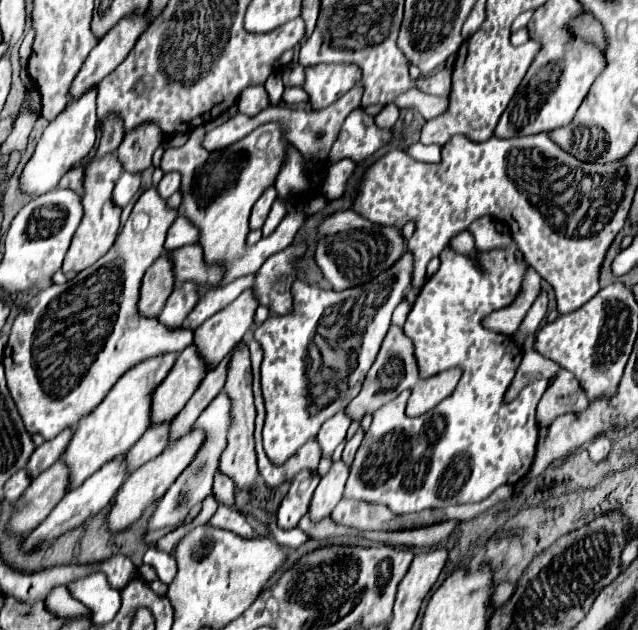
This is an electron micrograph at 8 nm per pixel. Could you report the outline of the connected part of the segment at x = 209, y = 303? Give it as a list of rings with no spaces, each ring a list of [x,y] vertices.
[[[244,276],[244,278],[238,278],[214,292],[204,294],[200,298],[200,302],[196,304],[196,308],[190,312],[190,316],[184,320],[184,328],[198,328],[204,320],[214,316],[218,310],[222,310],[224,306],[234,302],[246,288],[250,288],[252,280],[254,280],[252,276]]]

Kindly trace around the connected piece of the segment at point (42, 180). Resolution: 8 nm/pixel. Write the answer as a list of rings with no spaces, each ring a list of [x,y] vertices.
[[[92,88],[78,102],[68,104],[64,108],[64,112],[60,112],[60,116],[56,116],[56,120],[52,120],[48,124],[48,128],[44,130],[42,138],[36,144],[36,150],[34,150],[32,158],[22,168],[20,192],[40,196],[40,194],[46,194],[46,192],[54,190],[58,186],[60,178],[74,164],[78,164],[84,156],[88,156],[88,152],[92,150],[92,146],[96,142],[96,124],[98,124],[98,118],[96,118],[96,88]]]

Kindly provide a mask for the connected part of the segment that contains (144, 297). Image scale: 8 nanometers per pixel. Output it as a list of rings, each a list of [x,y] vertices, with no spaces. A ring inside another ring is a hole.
[[[160,256],[156,264],[152,264],[152,268],[148,268],[148,272],[144,274],[140,286],[138,312],[148,318],[156,318],[162,312],[164,302],[172,294],[172,288],[174,288],[172,266],[168,262],[168,256]]]

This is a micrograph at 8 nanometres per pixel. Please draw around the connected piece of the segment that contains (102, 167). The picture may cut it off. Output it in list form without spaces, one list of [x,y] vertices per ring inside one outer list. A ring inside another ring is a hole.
[[[108,152],[108,156],[102,156],[102,158],[90,158],[86,172],[84,172],[84,194],[82,194],[84,218],[82,218],[82,222],[72,238],[70,250],[64,258],[64,272],[80,272],[80,270],[92,266],[114,244],[116,234],[118,234],[118,226],[120,226],[122,208],[114,204],[112,190],[114,190],[116,180],[120,178],[122,172],[124,172],[124,168],[120,166],[116,152]]]

